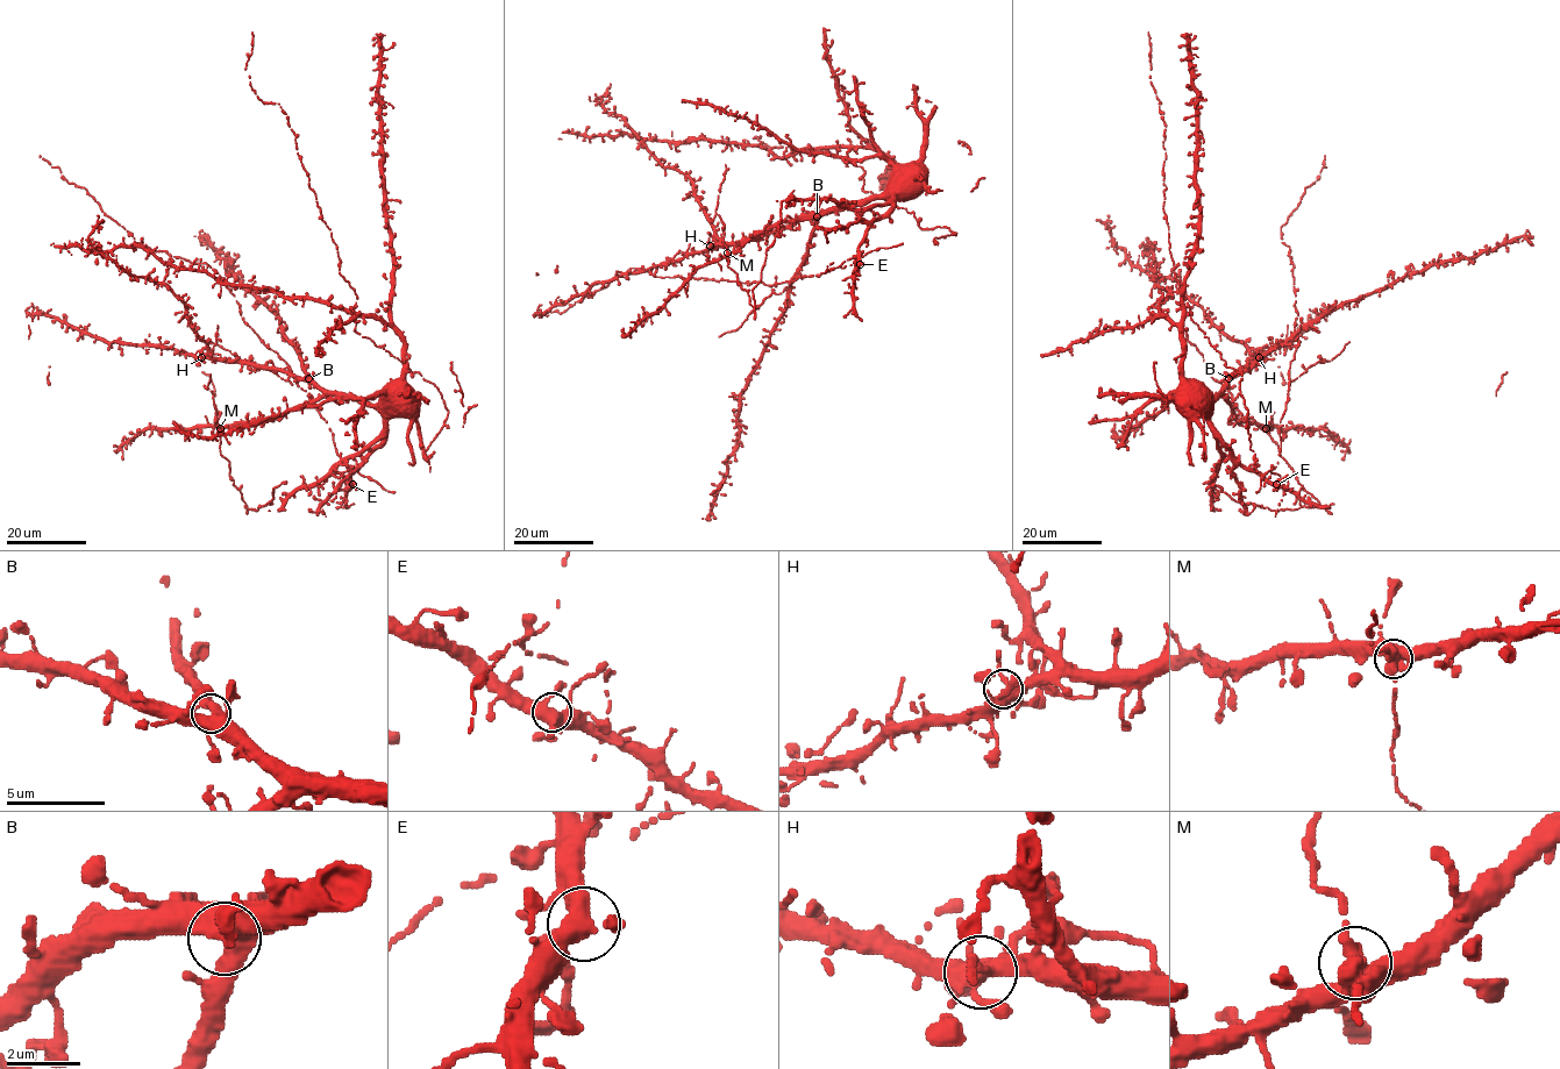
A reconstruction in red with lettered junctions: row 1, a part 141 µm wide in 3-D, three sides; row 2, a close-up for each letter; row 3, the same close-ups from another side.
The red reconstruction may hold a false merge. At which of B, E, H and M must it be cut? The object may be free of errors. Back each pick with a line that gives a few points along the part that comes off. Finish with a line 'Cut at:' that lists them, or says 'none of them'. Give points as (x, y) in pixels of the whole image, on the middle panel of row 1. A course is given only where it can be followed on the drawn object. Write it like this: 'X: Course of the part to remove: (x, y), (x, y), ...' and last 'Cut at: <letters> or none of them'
Cut at: none of them

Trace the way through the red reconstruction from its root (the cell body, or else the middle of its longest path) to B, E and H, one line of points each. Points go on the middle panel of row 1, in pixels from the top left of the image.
B: (909, 169), (882, 193), (860, 204), (834, 206), (817, 216)
E: (909, 169), (904, 170), (894, 204), (867, 228), (859, 248), (860, 264)
H: (909, 169), (885, 191), (860, 204), (833, 206), (754, 237), (710, 246)

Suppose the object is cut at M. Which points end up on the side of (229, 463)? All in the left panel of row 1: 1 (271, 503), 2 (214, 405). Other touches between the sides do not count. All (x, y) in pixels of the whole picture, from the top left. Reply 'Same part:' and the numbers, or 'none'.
Same part: 1, 2

